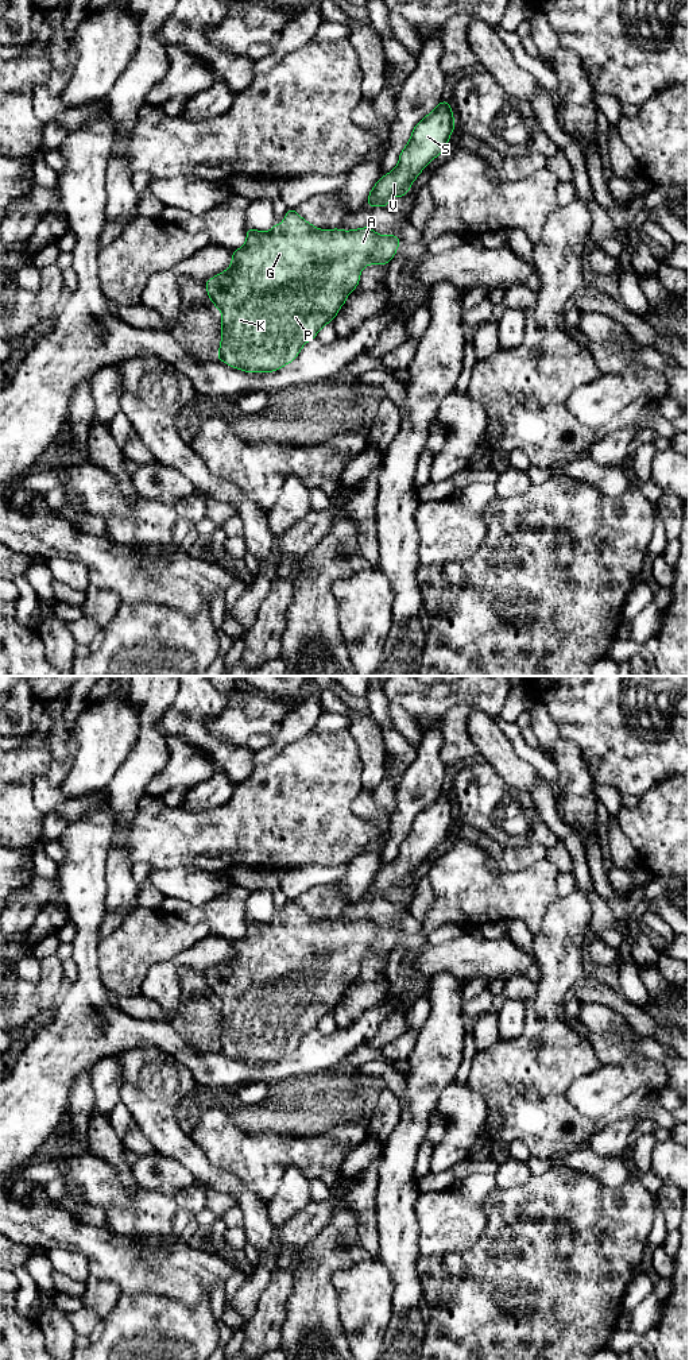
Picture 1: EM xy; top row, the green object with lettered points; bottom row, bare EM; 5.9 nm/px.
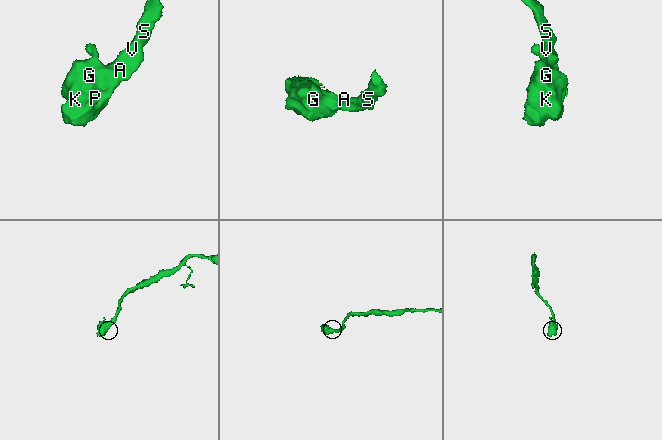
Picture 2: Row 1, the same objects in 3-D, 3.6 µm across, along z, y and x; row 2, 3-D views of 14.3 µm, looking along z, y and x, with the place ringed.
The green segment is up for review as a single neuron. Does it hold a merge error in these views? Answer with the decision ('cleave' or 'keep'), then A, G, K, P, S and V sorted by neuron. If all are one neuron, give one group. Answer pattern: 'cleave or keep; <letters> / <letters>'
keep; A G K P S V

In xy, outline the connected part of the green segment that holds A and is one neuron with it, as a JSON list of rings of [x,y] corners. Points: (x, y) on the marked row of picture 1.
[[[289,209],[283,220],[282,225],[275,221],[268,232],[247,228],[247,243],[232,252],[231,267],[205,283],[209,300],[222,313],[221,344],[216,358],[241,371],[272,372],[293,362],[302,345],[334,320],[349,293],[357,287],[361,268],[373,263],[388,264],[402,242],[394,233],[380,236],[369,227],[353,231],[318,229],[295,209]]]

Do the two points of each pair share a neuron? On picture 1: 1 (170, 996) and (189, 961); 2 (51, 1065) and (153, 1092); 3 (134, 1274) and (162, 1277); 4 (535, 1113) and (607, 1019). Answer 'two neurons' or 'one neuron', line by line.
1: one neuron
2: two neurons
3: one neuron
4: two neurons

